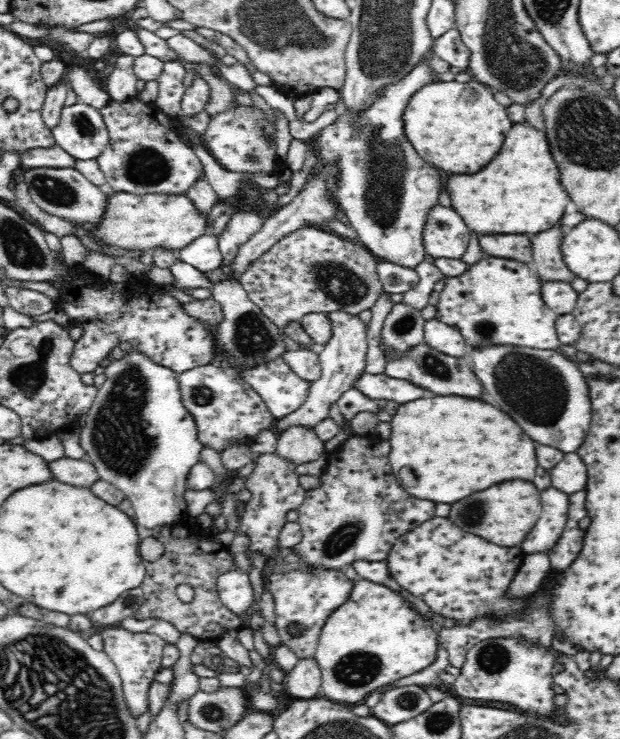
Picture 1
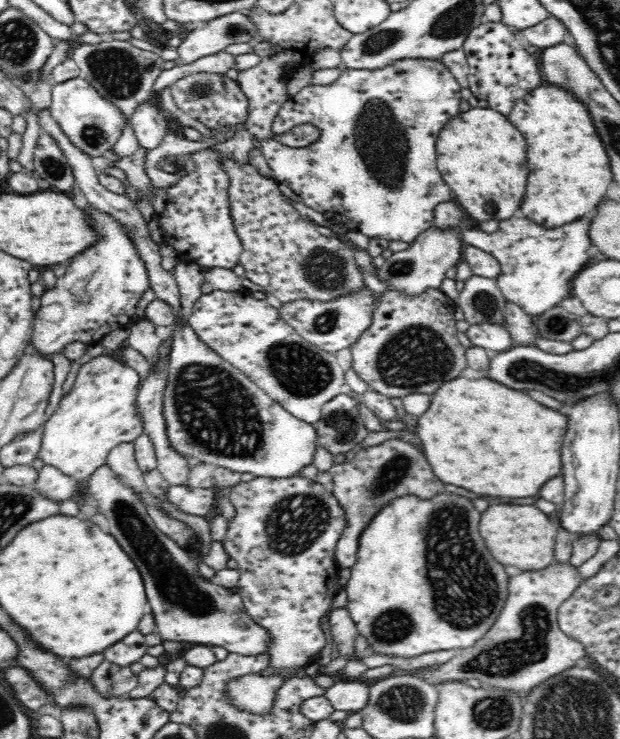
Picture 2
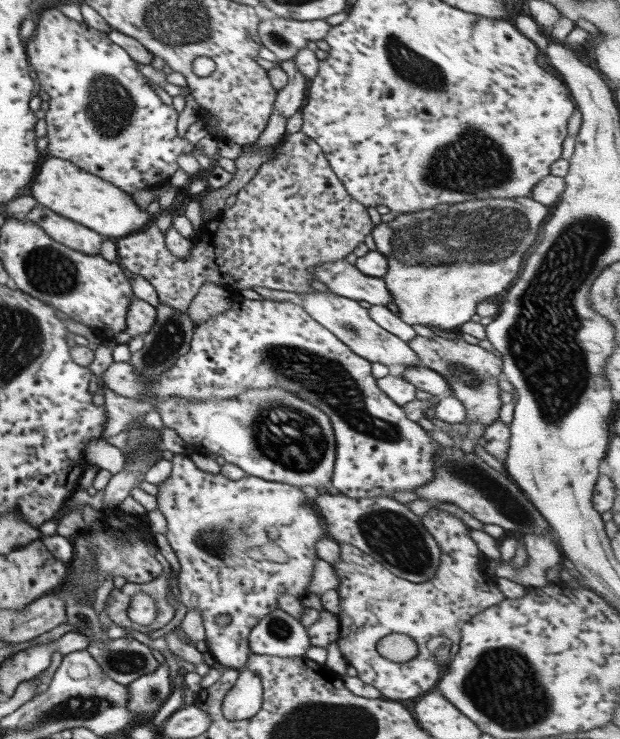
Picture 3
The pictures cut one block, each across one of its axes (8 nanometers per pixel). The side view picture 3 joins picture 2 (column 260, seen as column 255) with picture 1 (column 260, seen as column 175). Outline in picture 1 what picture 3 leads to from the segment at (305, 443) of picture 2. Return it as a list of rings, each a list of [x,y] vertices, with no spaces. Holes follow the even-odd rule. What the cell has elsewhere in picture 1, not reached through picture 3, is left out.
[[[212,364],[177,373],[182,402],[196,421],[202,446],[220,452],[234,443],[251,444],[261,430],[271,429],[275,416],[257,392],[246,387],[232,373]]]

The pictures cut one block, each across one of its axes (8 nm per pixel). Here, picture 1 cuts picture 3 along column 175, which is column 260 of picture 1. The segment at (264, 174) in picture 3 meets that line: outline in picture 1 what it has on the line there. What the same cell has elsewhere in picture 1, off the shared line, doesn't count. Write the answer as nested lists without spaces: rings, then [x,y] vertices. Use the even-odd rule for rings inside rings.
[[[316,225],[298,228],[275,242],[261,254],[240,276],[239,282],[246,289],[250,300],[280,328],[292,321],[300,321],[304,315],[313,312],[329,313],[344,311],[358,315],[368,310],[385,294],[377,274],[378,259],[362,244],[318,229]]]

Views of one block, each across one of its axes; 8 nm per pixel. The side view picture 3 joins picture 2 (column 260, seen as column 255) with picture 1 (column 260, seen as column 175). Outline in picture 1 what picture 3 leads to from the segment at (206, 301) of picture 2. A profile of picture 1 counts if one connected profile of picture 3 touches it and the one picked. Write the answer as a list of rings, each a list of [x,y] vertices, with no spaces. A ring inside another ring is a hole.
[[[281,356],[252,368],[242,367],[237,378],[261,396],[276,419],[300,408],[311,385],[294,374]]]

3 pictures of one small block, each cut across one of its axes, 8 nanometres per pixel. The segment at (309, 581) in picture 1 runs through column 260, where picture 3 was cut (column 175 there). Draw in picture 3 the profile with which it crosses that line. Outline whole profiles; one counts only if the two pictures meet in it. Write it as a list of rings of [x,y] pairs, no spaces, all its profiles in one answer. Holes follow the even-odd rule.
[[[189,454],[169,456],[172,462],[170,478],[158,484],[158,510],[166,518],[166,538],[180,563],[178,590],[188,611],[200,611],[209,651],[220,664],[239,670],[235,685],[222,703],[222,712],[229,721],[252,718],[262,706],[263,686],[258,674],[246,669],[251,655],[249,634],[264,616],[278,609],[280,594],[299,597],[307,594],[316,561],[316,542],[328,537],[320,514],[302,490],[280,482],[270,482],[251,475],[241,480],[228,480],[221,473],[204,472],[194,464]],[[230,616],[227,626],[217,626],[216,617]]]

